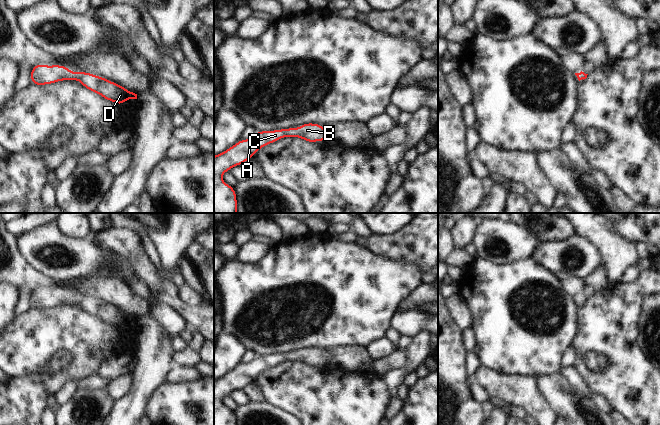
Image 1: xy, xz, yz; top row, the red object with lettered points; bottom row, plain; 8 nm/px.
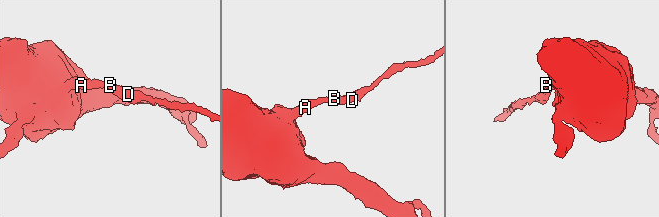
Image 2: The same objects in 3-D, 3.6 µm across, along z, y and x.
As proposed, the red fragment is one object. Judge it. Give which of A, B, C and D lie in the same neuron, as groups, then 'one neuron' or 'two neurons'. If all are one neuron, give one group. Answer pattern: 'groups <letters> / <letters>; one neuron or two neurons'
groups A B C D; one neuron

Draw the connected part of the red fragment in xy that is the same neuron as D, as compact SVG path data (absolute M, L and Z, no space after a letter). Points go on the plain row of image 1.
M37 288L30 297L31 307L36 310L54 308L59 305L79 305L84 312L99 318L104 323L123 329L128 323L137 323L137 318L102 300L90 296L72 296L67 290Z

